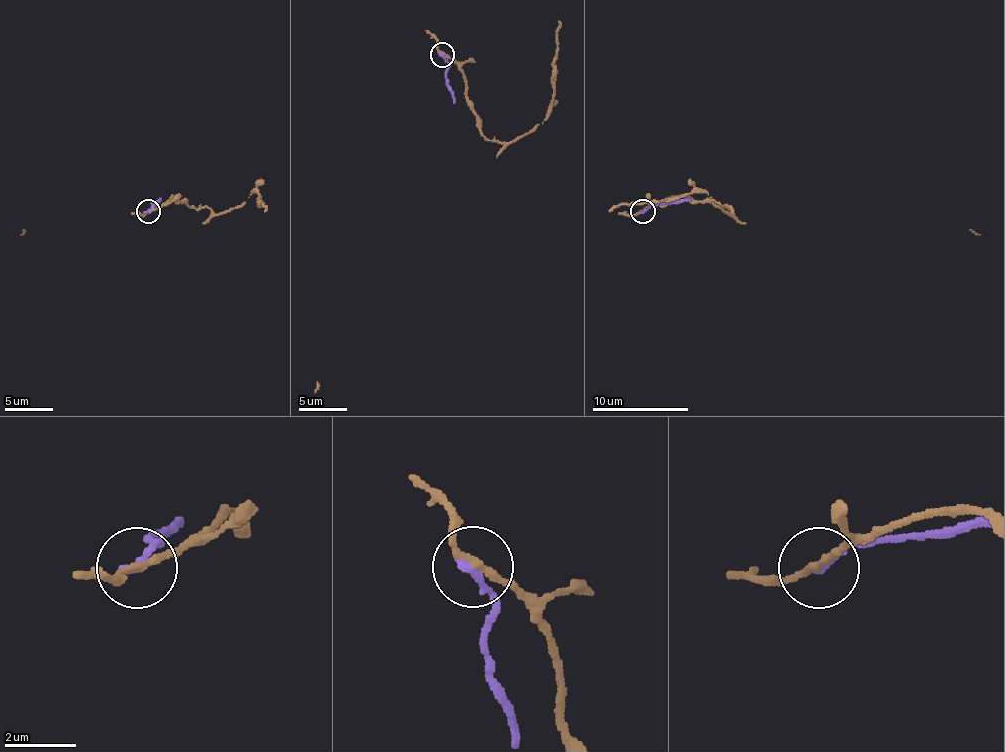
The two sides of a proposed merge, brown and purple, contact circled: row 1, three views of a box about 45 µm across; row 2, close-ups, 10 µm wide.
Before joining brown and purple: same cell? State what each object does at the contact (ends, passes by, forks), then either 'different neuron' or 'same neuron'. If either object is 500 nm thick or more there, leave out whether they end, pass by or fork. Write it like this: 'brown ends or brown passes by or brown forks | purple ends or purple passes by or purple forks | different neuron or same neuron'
brown passes by | purple ends | different neuron

